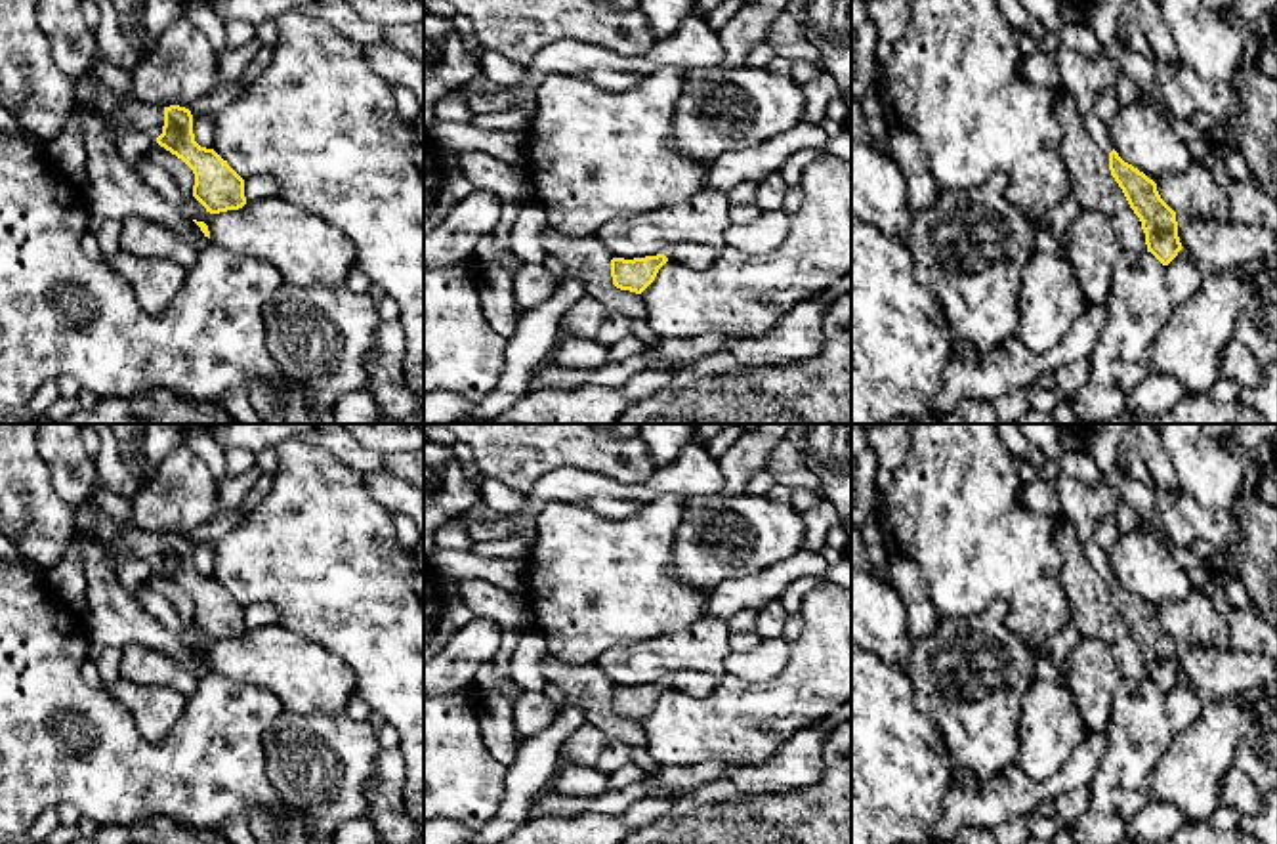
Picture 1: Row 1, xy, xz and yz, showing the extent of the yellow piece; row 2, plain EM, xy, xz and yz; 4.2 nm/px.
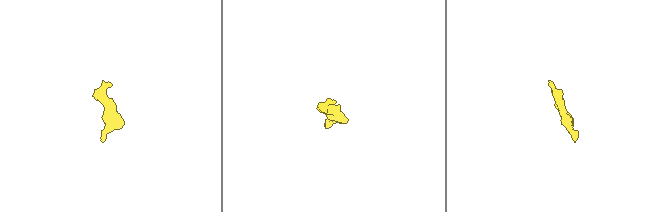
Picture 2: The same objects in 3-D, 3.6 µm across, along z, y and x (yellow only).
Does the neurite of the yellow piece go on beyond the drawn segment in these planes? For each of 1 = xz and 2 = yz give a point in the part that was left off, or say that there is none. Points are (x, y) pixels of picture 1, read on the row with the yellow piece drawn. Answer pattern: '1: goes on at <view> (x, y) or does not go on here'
1: does not go on here
2: does not go on here

